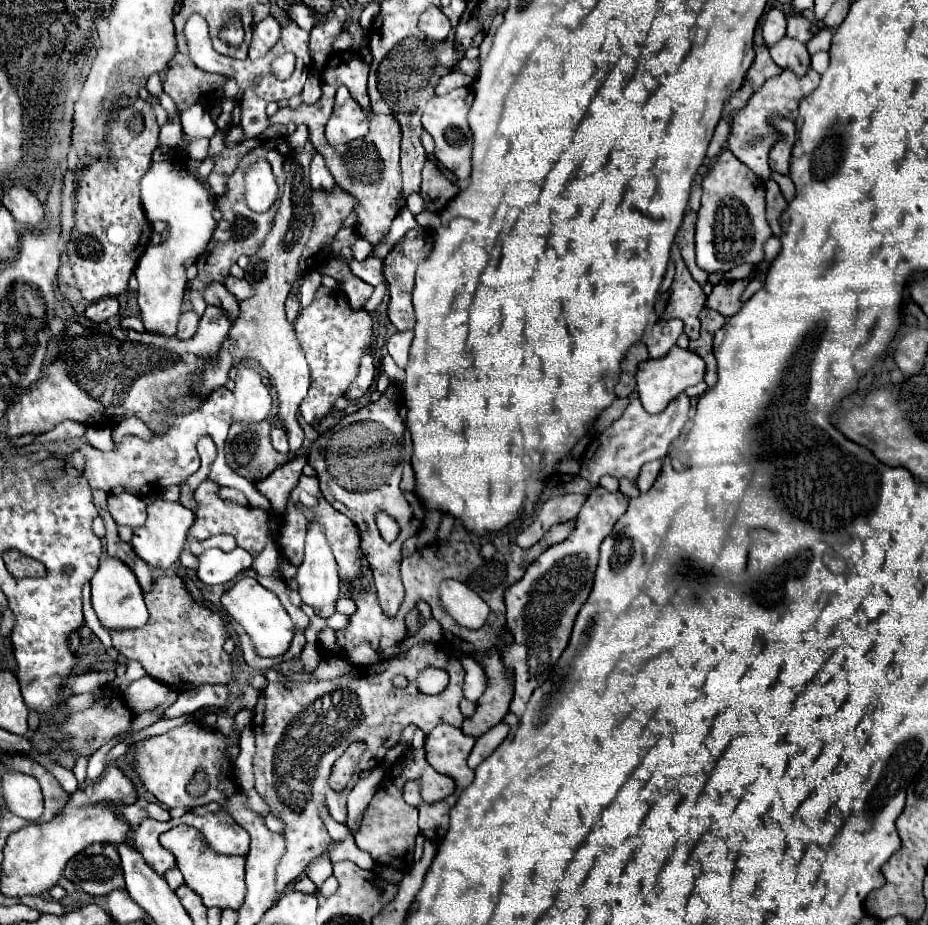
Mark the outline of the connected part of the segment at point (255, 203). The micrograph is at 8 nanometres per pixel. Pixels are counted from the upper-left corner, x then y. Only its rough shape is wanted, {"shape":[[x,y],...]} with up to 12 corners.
{"shape":[[268,162],[246,170],[246,204],[266,212],[279,187]]}

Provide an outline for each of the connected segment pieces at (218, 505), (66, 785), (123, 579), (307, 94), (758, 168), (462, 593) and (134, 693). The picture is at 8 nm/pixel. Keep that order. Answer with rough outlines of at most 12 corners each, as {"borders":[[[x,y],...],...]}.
{"borders":[[[204,480],[196,488],[198,540],[230,534],[256,558],[270,534],[270,512],[218,496]],[[54,766],[52,776],[60,786],[74,794],[78,790],[78,782],[68,768]],[[102,558],[92,606],[106,630],[148,622],[134,572]],[[309,74],[302,91],[304,102],[321,96],[320,77]],[[790,68],[768,78],[734,114],[728,148],[762,180],[776,142],[770,114],[796,120],[820,82]],[[444,580],[440,592],[448,614],[478,629],[489,606],[466,584]],[[142,676],[122,698],[134,714],[166,702],[172,688]]]}

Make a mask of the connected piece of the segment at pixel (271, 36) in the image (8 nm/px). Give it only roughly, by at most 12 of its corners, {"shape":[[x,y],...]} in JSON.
{"shape":[[272,16],[254,26],[248,58],[264,56],[280,40]]}

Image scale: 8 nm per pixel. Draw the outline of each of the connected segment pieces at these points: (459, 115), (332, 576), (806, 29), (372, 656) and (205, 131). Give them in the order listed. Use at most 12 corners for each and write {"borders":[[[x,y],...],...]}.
{"borders":[[[472,88],[434,96],[422,114],[434,156],[470,178]],[[318,522],[308,526],[296,582],[302,602],[334,614],[340,578]],[[802,14],[788,18],[786,36],[800,42],[812,38],[812,26]],[[368,642],[350,652],[350,662],[356,666],[376,664],[380,654]],[[198,104],[184,110],[182,134],[210,138],[218,130]]]}

